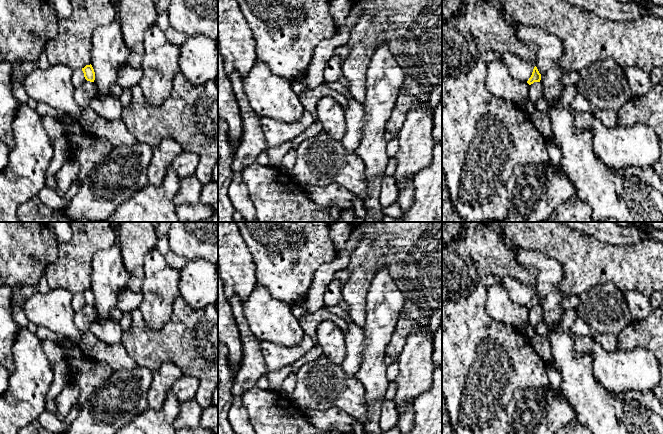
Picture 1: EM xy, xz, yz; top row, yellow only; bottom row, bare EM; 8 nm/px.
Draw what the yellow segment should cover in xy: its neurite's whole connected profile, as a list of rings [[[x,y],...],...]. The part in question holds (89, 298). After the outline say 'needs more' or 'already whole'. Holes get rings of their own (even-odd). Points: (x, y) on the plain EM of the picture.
[[[86,289],[84,292],[82,292],[82,295],[84,297],[84,301],[87,305],[94,306],[95,304],[95,296],[92,291],[92,289]]] | already whole

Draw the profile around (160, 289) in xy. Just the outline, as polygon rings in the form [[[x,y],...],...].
[[[156,248],[144,259],[143,299],[139,310],[146,325],[160,330],[171,318],[179,294],[180,271],[171,268]]]

